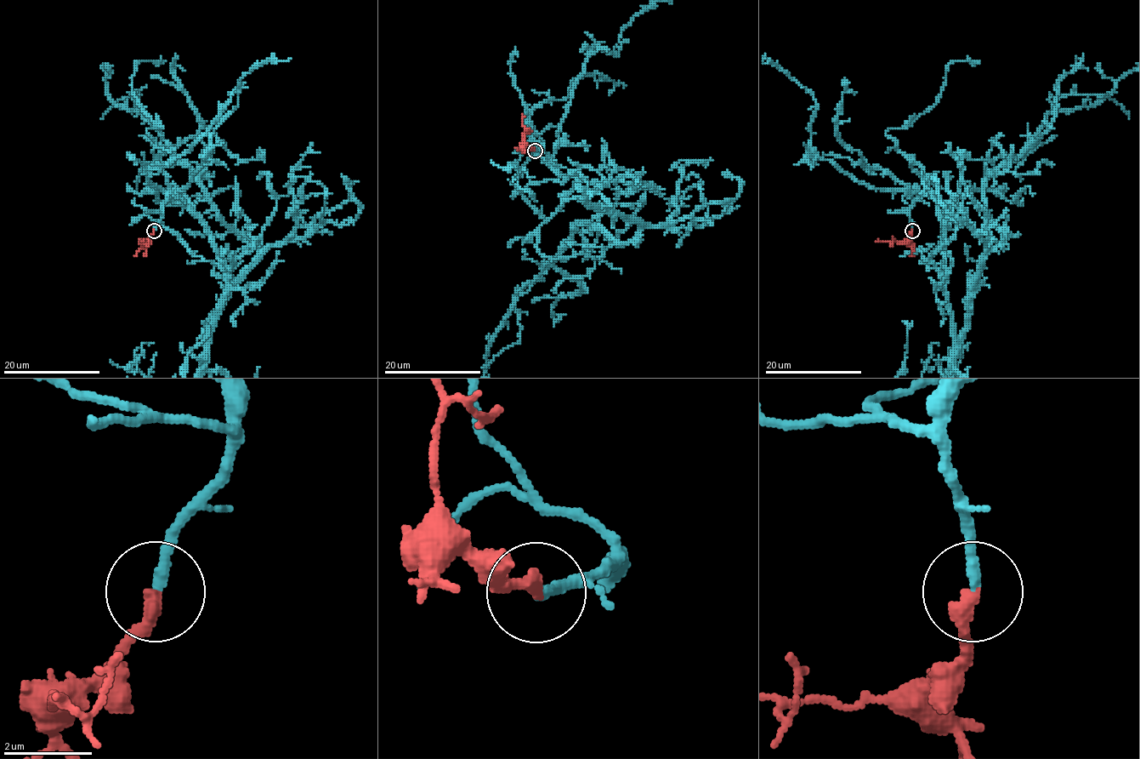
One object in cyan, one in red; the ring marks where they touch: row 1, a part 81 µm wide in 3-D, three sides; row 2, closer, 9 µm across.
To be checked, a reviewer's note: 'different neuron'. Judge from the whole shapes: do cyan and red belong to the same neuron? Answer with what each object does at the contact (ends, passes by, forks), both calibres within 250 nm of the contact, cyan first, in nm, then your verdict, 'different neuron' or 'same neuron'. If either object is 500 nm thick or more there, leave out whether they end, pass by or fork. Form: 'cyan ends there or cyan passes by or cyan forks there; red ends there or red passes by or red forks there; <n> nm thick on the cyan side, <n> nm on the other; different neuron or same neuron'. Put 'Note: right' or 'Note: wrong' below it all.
cyan ends there; red ends there; 240 nm thick on the cyan side, 320 nm on the other; same neuron
Note: wrong

